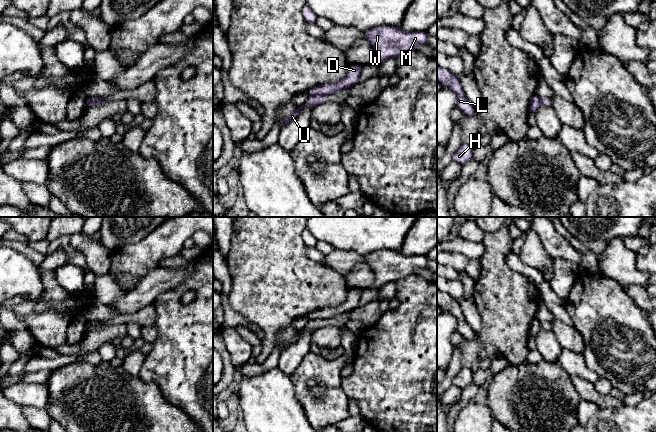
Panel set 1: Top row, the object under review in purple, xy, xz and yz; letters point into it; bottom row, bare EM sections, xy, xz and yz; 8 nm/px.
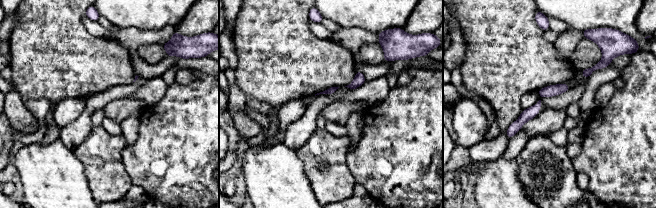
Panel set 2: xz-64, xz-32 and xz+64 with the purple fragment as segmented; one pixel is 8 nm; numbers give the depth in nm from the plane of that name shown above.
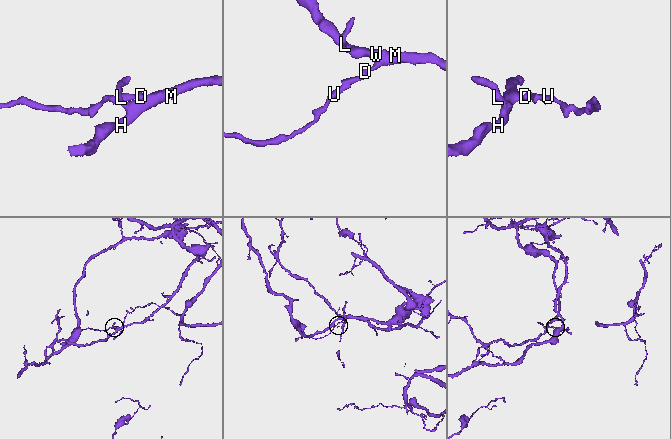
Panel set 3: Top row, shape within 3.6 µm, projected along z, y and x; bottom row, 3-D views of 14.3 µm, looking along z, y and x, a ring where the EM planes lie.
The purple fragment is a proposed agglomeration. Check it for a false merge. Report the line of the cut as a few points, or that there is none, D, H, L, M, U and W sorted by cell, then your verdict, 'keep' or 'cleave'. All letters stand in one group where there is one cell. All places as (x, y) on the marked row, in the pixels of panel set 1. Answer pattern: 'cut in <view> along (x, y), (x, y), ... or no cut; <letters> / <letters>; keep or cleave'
cut in xz along (324, 95), (310, 96); D H L M W / U; cleave

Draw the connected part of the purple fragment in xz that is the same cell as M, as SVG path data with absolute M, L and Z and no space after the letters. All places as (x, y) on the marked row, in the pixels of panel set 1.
M386 25L365 30L364 34L375 50L374 60L367 65L379 65L389 58L415 51L418 45L426 45L430 37L425 31L405 32Z

